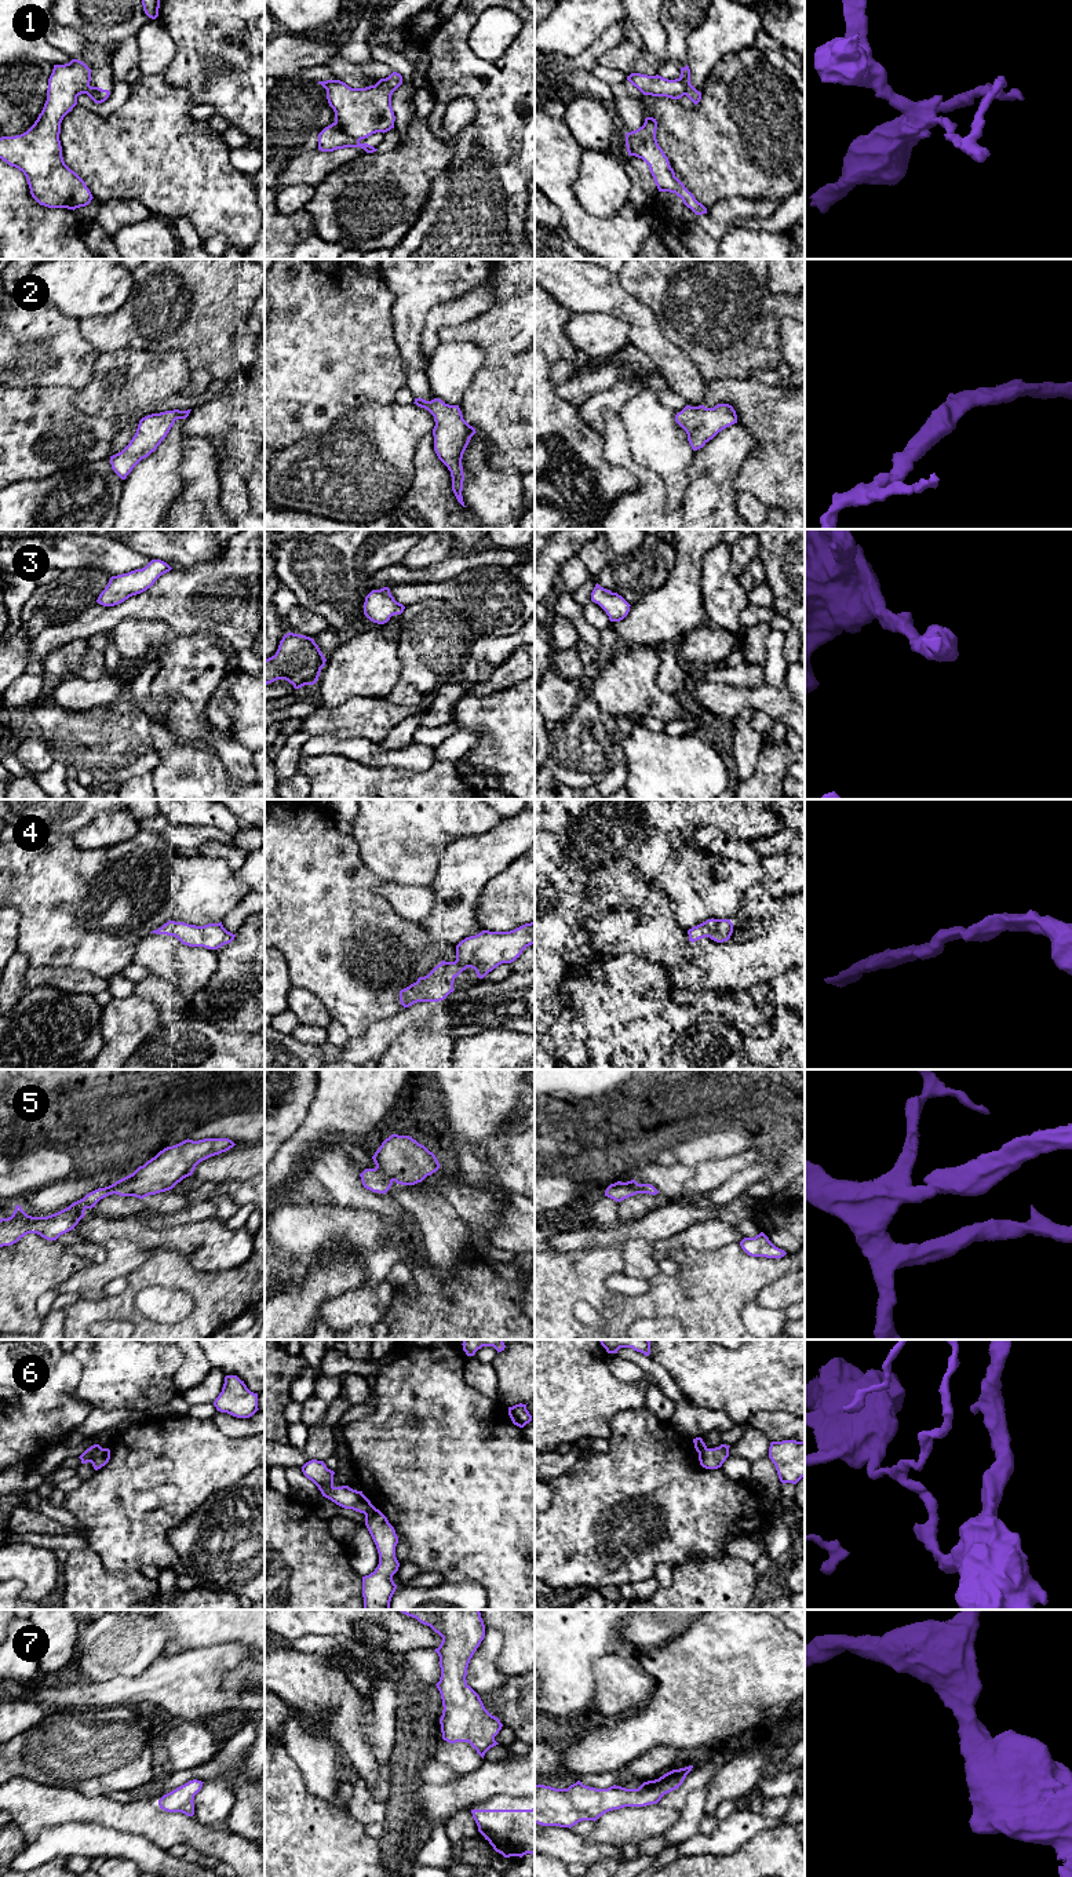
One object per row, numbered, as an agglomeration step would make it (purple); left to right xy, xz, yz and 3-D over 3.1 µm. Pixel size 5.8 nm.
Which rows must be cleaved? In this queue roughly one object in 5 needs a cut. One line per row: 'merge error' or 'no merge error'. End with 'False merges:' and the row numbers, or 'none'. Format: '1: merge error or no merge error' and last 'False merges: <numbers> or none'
1: merge error
2: no merge error
3: no merge error
4: no merge error
5: no merge error
6: merge error
7: no merge error
False merges: 1, 6

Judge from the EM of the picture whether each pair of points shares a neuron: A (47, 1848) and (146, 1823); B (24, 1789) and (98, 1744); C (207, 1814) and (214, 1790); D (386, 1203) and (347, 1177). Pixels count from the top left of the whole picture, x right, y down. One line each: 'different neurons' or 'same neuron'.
A: different neurons
B: different neurons
C: same neuron
D: same neuron

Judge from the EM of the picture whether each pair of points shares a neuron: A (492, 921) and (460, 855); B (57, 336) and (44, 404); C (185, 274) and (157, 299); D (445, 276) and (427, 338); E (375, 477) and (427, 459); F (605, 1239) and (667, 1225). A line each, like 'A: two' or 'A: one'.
A: two
B: two
C: one
D: two
E: two
F: one

